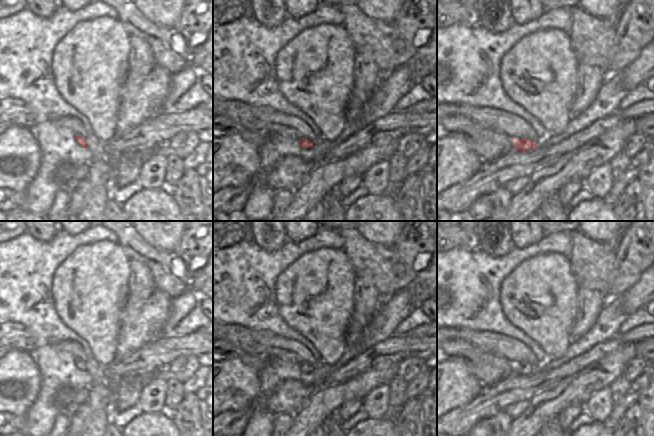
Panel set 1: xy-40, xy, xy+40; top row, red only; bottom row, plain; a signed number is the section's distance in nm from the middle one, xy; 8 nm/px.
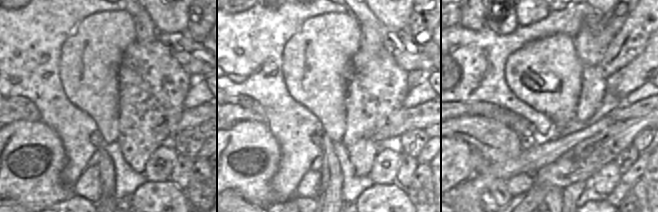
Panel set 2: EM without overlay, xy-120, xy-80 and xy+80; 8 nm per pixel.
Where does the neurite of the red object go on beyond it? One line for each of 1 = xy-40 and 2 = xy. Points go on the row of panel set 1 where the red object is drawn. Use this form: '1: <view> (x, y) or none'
1: none
2: none

